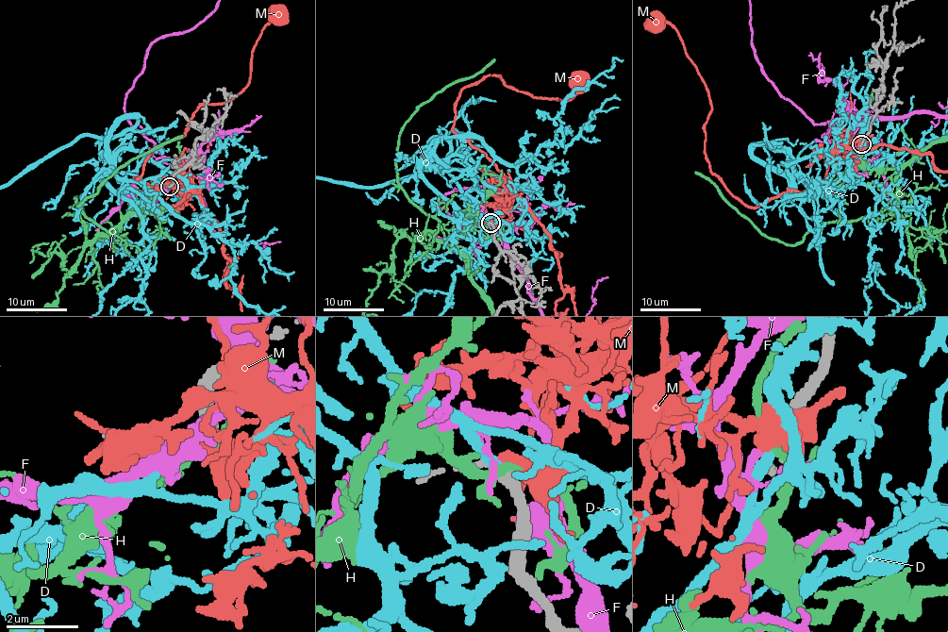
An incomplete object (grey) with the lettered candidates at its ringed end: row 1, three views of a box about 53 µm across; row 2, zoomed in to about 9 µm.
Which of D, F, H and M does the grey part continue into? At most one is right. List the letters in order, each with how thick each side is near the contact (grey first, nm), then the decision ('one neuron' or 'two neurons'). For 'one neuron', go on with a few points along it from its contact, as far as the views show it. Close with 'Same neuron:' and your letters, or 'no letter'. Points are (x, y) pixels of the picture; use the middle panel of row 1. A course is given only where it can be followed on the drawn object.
D: calibres 260 and 320 nm; one neuron
F: calibres 260 and 240 nm; two neurons
H: calibres 260 and 200 nm; two neurons
M: calibres 280 and 700 nm; two neurons
Same neuron: D

